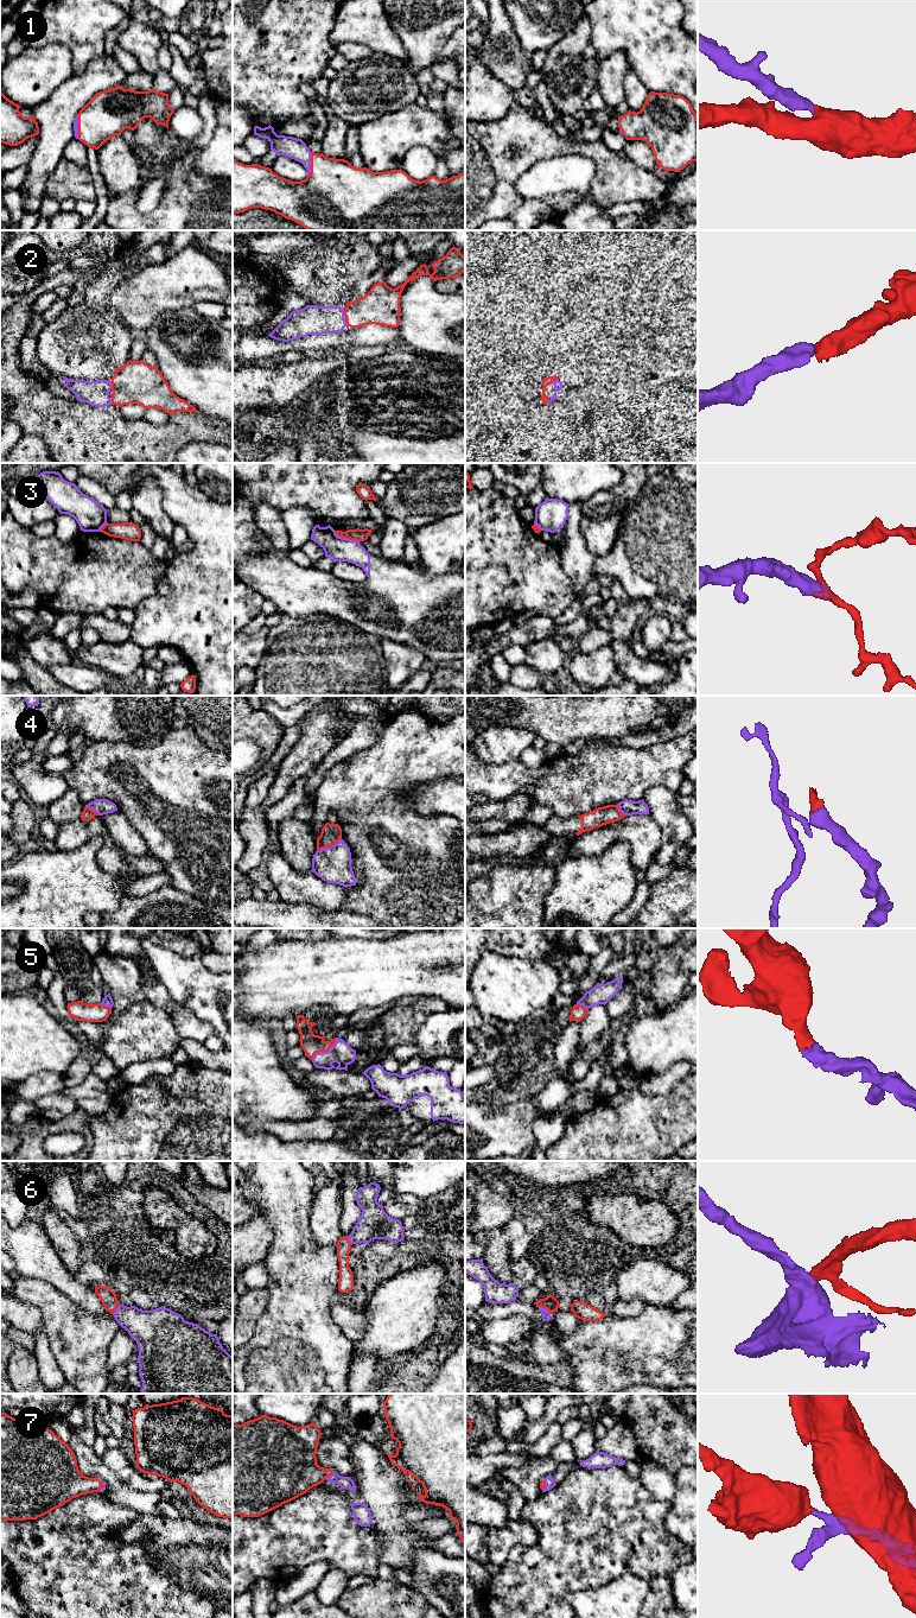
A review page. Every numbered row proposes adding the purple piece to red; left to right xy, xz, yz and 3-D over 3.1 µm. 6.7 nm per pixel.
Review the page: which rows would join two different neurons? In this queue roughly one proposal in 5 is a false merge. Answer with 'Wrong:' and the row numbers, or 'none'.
Wrong: 3

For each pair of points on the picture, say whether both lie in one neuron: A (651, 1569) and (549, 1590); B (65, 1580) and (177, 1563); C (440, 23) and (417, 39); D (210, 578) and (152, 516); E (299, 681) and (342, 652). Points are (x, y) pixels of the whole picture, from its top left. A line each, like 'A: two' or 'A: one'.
A: one
B: two
C: one
D: two
E: one

